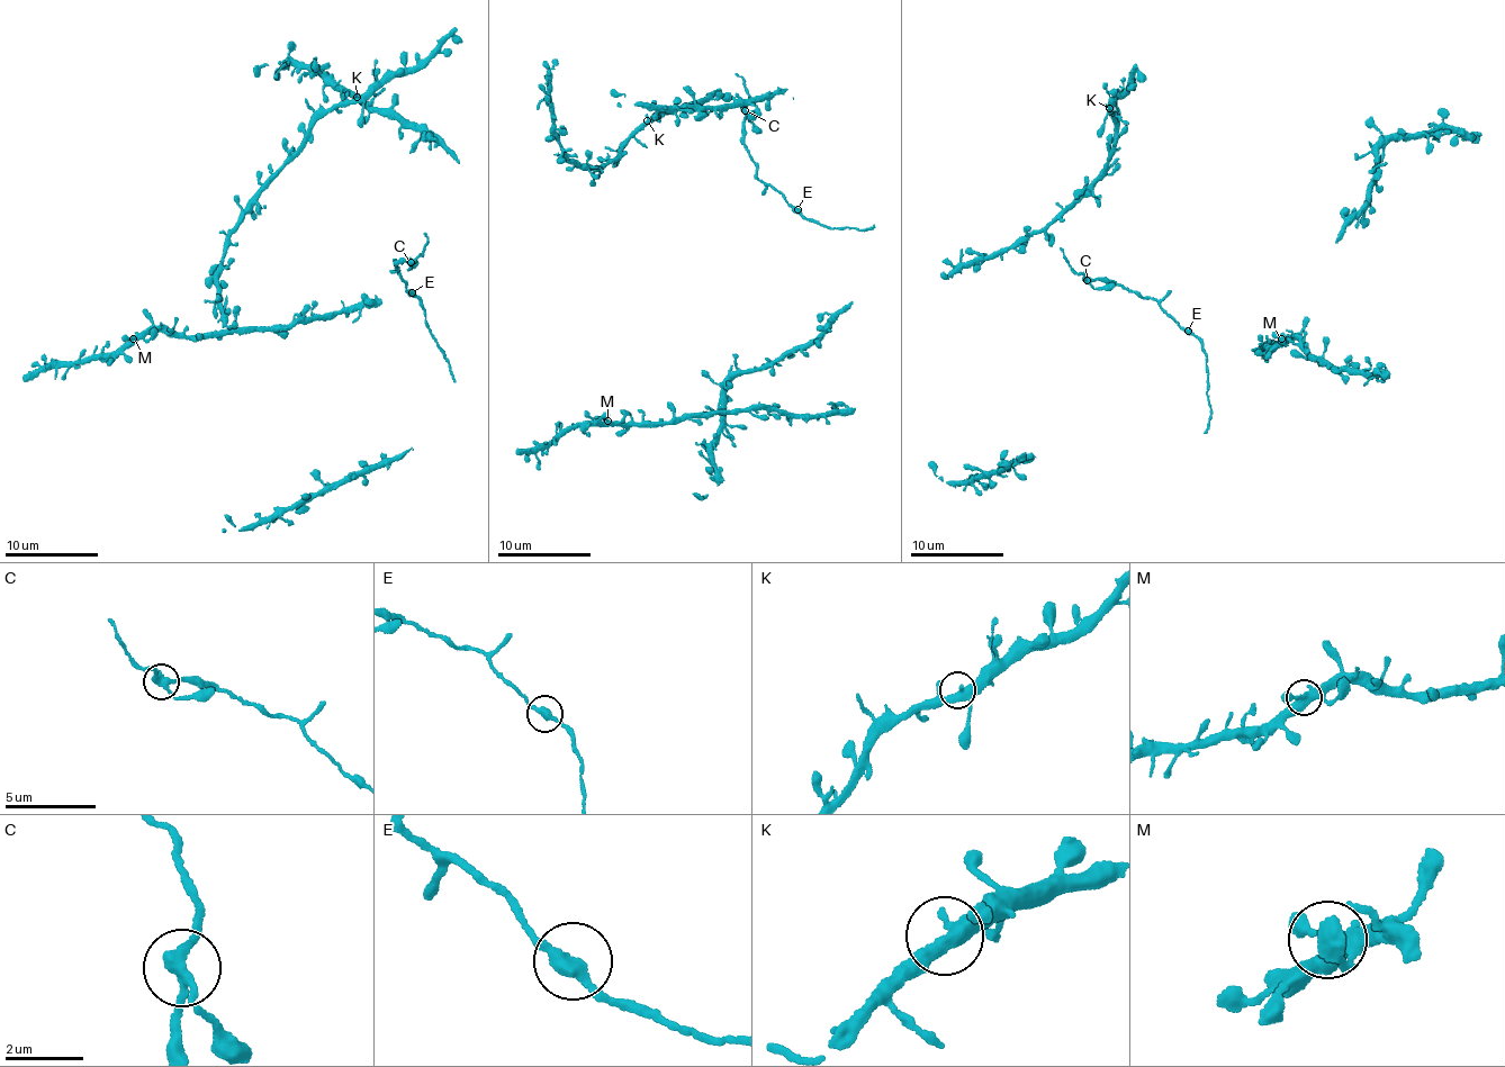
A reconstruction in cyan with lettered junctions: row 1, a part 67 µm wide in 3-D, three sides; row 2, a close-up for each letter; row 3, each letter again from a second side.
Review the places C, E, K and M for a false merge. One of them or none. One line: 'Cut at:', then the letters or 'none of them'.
Cut at: C

